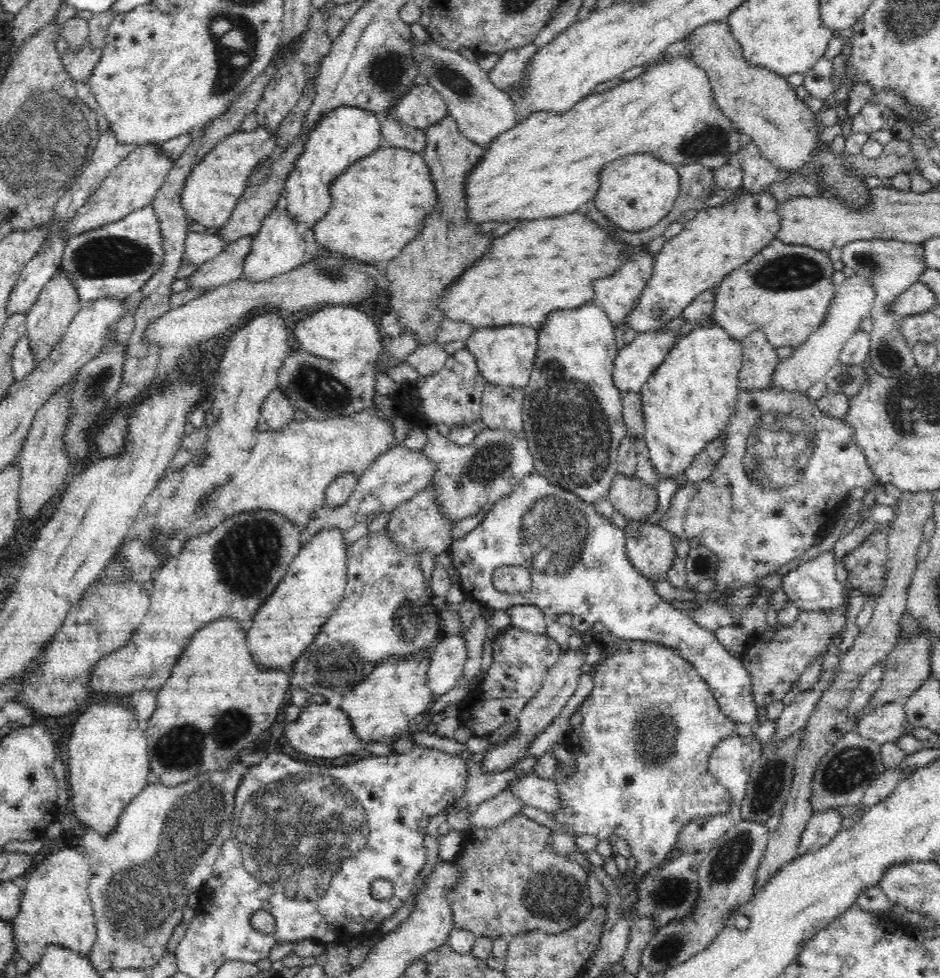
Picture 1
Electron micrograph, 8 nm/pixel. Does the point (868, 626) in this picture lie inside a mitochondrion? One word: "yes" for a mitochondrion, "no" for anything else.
no

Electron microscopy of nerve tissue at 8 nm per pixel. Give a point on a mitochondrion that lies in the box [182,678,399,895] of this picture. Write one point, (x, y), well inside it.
(230, 729)

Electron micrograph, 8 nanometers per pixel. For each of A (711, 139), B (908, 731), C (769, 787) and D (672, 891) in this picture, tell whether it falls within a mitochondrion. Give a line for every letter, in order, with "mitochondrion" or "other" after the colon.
A: mitochondrion
B: other
C: mitochondrion
D: mitochondrion

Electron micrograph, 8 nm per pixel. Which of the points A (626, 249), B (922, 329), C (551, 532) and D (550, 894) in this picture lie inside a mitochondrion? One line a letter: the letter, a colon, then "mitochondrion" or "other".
A: other
B: mitochondrion
C: mitochondrion
D: mitochondrion

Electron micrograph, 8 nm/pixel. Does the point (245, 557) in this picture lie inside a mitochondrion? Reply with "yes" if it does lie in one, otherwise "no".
yes

